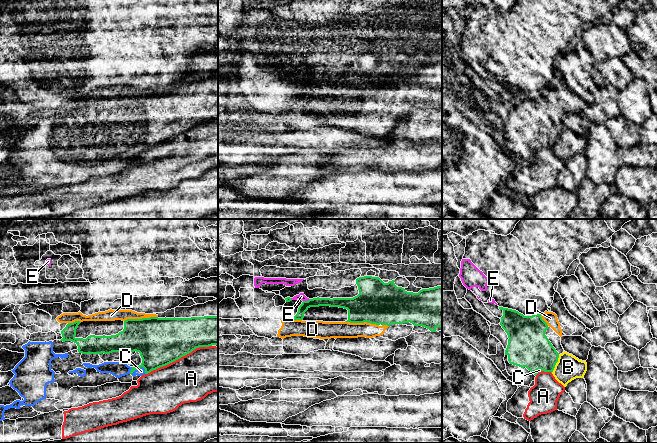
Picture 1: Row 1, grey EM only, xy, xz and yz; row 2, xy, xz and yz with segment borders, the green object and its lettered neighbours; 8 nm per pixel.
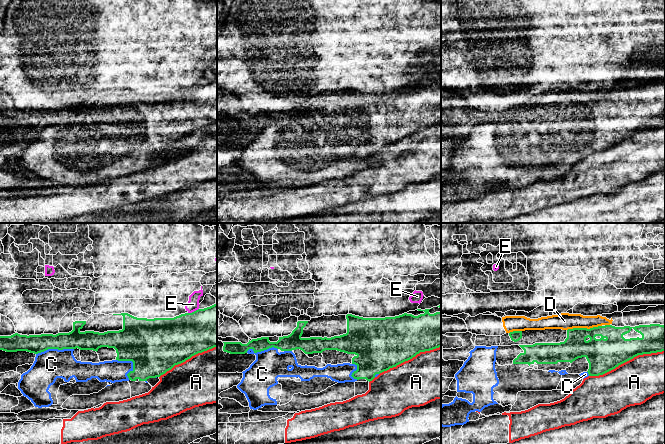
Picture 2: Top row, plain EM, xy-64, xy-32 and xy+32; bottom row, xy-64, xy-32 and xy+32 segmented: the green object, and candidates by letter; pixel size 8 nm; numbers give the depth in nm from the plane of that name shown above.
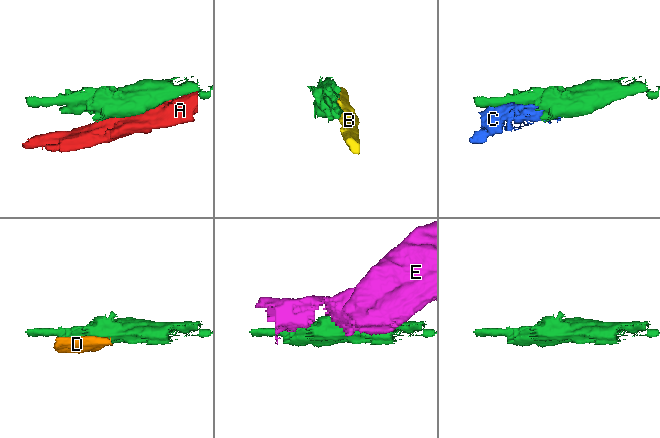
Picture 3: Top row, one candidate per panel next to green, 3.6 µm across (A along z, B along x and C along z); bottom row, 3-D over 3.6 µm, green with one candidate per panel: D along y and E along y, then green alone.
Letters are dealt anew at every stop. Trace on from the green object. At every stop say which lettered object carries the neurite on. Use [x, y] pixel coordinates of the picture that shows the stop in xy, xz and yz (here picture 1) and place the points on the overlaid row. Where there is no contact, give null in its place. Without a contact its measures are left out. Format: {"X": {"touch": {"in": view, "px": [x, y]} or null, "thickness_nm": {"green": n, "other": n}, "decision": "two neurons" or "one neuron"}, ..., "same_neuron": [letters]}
{"A": {"touch": {"in": "xy", "px": [178, 358]}, "thickness_nm": {"green": 380, "other": 380}, "decision": "two neurons"}, "B": {"touch": {"in": "yz", "px": [555, 364]}, "thickness_nm": {"green": 320, "other": 200}, "decision": "two neurons"}, "C": {"touch": {"in": "xy", "px": [138, 368]}, "thickness_nm": {"green": 340, "other": 60}, "decision": "one neuron"}, "D": {"touch": {"in": "xy", "px": [140, 319]}, "thickness_nm": {"green": 380, "other": 100}, "decision": "one neuron"}, "E": {"touch": {"in": "xz", "px": [306, 301]}, "thickness_nm": {"green": 80, "other": 60}, "decision": "two neurons"}, "same_neuron": ["C", "D"]}

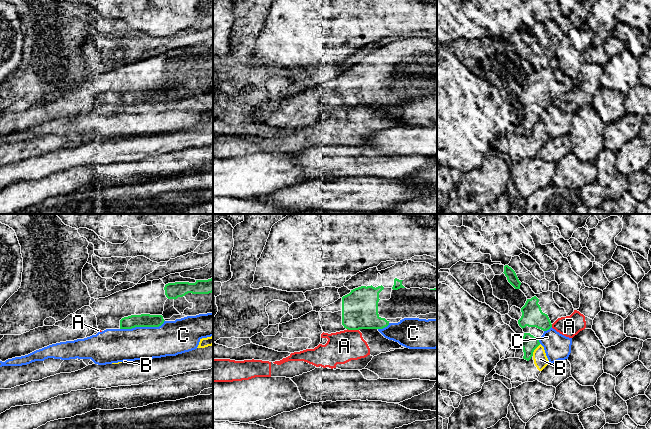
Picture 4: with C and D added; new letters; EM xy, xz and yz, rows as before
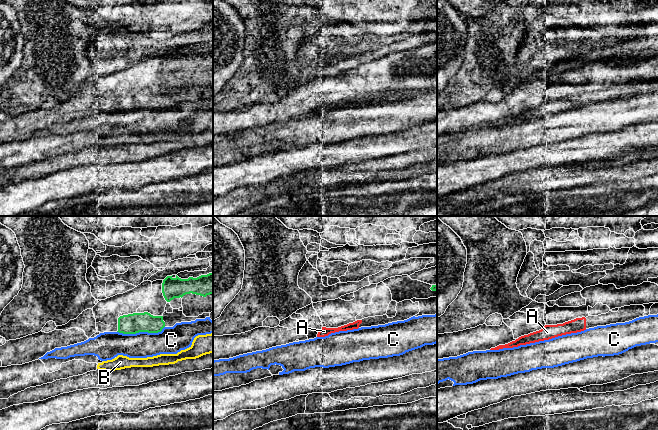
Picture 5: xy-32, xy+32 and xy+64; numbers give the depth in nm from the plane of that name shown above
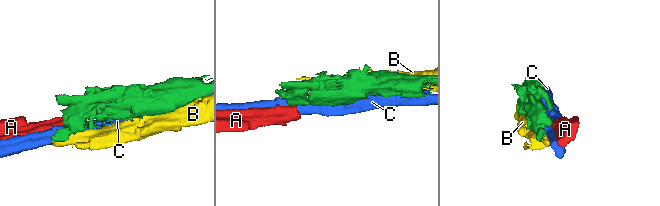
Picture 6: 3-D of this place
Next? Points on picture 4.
{"A": {"touch": {"in": "xz", "px": [353, 329]}, "thickness_nm": {"green": 280, "other": 260}, "decision": "two neurons"}, "B": {"touch": {"in": "yz", "px": [534, 349]}, "thickness_nm": {"green": 140, "other": 110}, "decision": "two neurons"}, "C": {"touch": {"in": "xy", "px": [142, 326]}, "thickness_nm": {"green": 110, "other": 280}, "decision": "two neurons"}, "same_neuron": []}

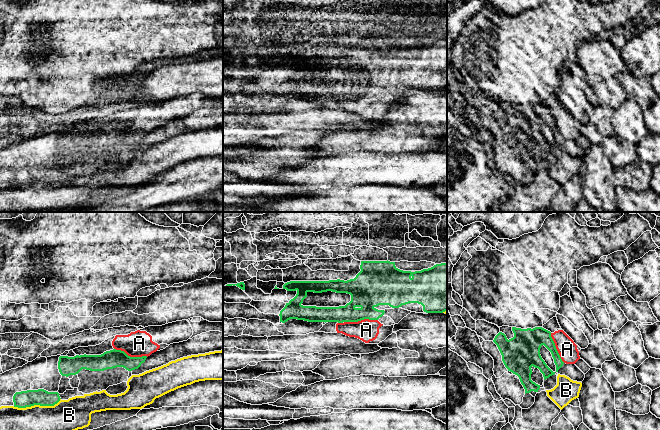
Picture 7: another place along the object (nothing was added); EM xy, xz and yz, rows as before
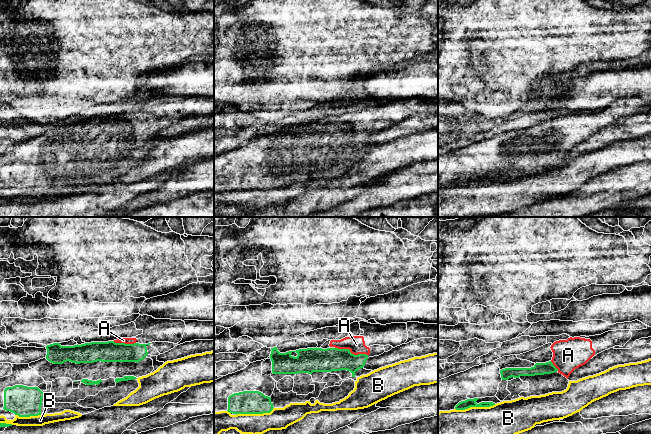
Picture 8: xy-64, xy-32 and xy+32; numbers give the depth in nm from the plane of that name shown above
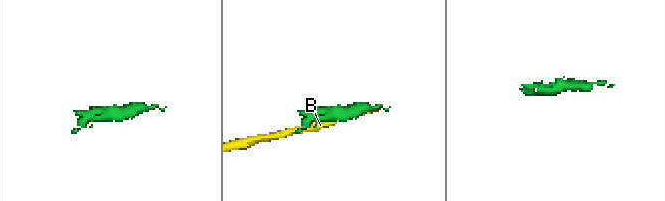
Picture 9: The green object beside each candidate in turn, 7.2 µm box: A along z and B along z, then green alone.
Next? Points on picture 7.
{"A": {"touch": {"in": "xz", "px": [360, 320]}, "thickness_nm": {"green": 280, "other": 180}, "decision": "one neuron"}, "B": {"touch": {"in": "xy", "px": [37, 404]}, "thickness_nm": {"green": 140, "other": 240}, "decision": "two neurons"}, "same_neuron": ["A"]}

